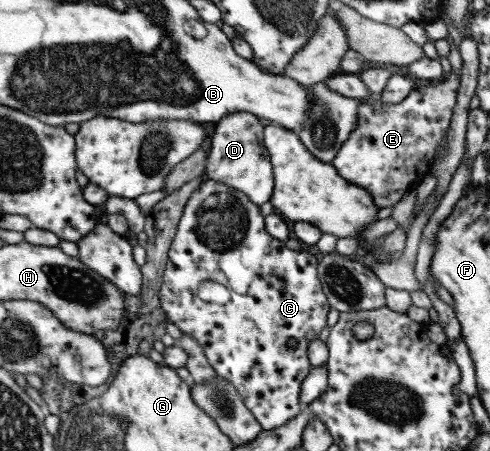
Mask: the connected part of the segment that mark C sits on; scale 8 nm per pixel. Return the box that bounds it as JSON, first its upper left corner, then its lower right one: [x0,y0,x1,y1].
[159,180,330,430]

